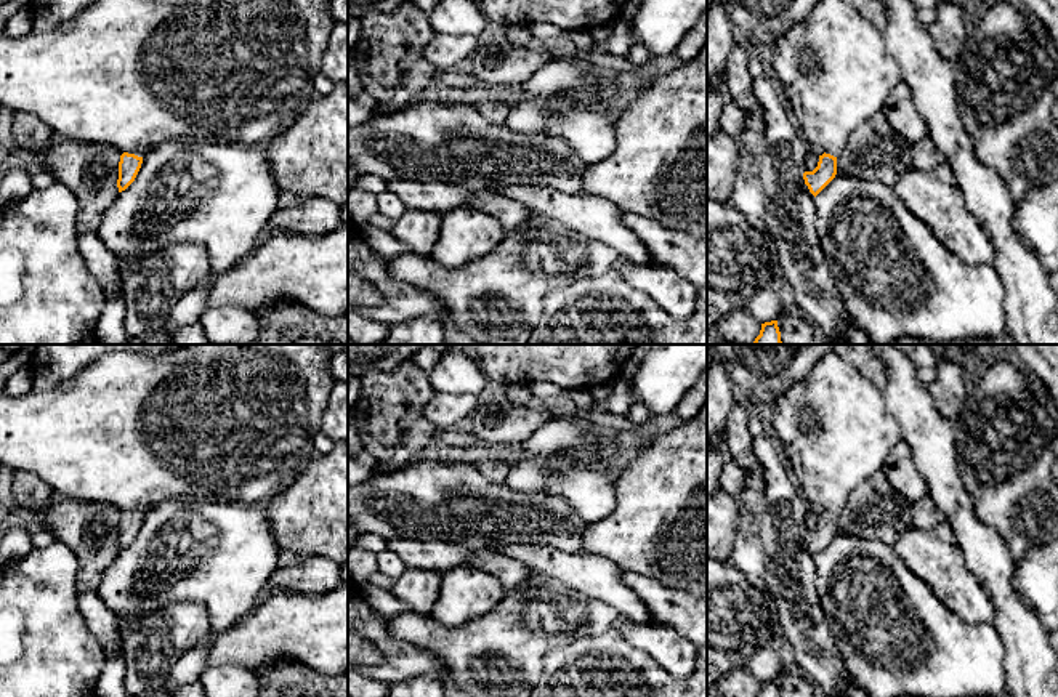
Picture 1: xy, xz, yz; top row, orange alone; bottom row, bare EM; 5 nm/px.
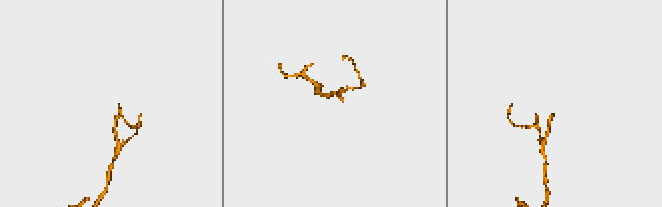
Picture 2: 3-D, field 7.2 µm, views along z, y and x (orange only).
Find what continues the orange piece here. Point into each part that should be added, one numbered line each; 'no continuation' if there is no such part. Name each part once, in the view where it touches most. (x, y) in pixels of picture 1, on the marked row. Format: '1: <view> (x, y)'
1: xy (133, 74)

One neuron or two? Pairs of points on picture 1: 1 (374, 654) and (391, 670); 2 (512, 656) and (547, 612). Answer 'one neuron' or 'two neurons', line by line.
1: two neurons
2: one neuron

